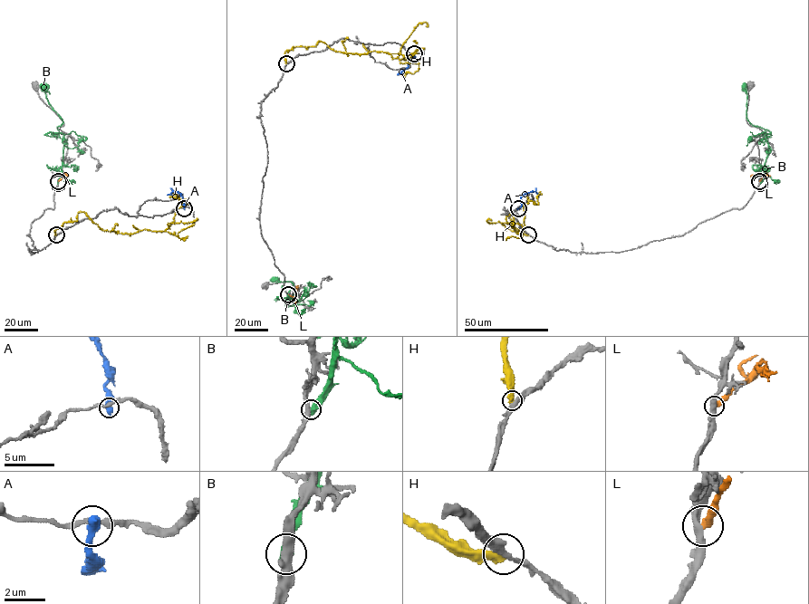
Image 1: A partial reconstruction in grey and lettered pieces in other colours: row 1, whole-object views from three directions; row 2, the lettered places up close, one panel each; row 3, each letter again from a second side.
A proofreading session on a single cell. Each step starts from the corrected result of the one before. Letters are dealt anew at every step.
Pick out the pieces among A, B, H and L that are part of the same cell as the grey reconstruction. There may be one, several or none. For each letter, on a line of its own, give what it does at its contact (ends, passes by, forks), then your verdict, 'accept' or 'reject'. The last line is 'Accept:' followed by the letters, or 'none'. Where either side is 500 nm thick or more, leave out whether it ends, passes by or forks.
A: reject
B: reject
H: it ends there; reject
L: it ends there; reject
Accept: none

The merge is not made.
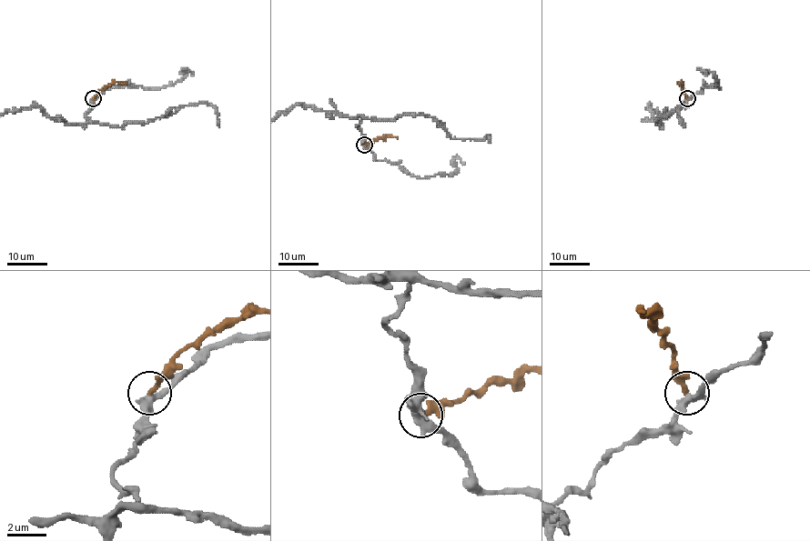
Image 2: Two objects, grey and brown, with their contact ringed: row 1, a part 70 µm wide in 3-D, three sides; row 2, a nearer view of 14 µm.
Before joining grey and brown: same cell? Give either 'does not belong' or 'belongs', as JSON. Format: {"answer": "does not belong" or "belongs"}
{"answer": "does not belong"}

